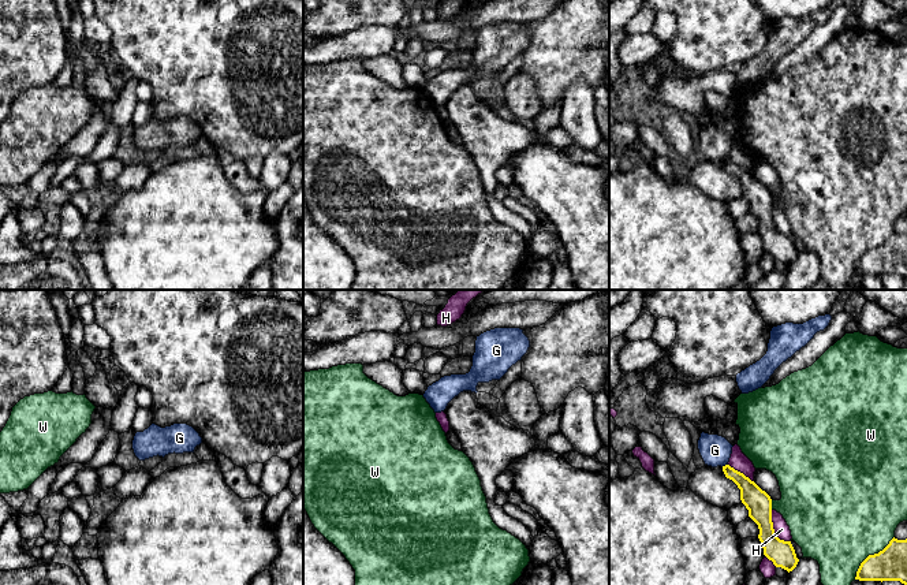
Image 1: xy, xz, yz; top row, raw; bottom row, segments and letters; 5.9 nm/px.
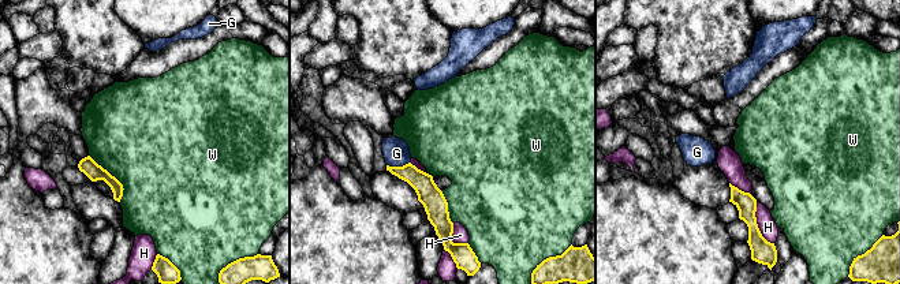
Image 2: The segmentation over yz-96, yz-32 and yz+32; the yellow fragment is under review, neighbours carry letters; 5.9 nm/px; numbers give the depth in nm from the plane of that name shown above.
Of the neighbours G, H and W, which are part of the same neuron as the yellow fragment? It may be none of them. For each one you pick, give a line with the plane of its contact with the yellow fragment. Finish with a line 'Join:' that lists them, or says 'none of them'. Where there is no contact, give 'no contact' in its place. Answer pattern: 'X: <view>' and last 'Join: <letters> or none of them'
Join: none of them

